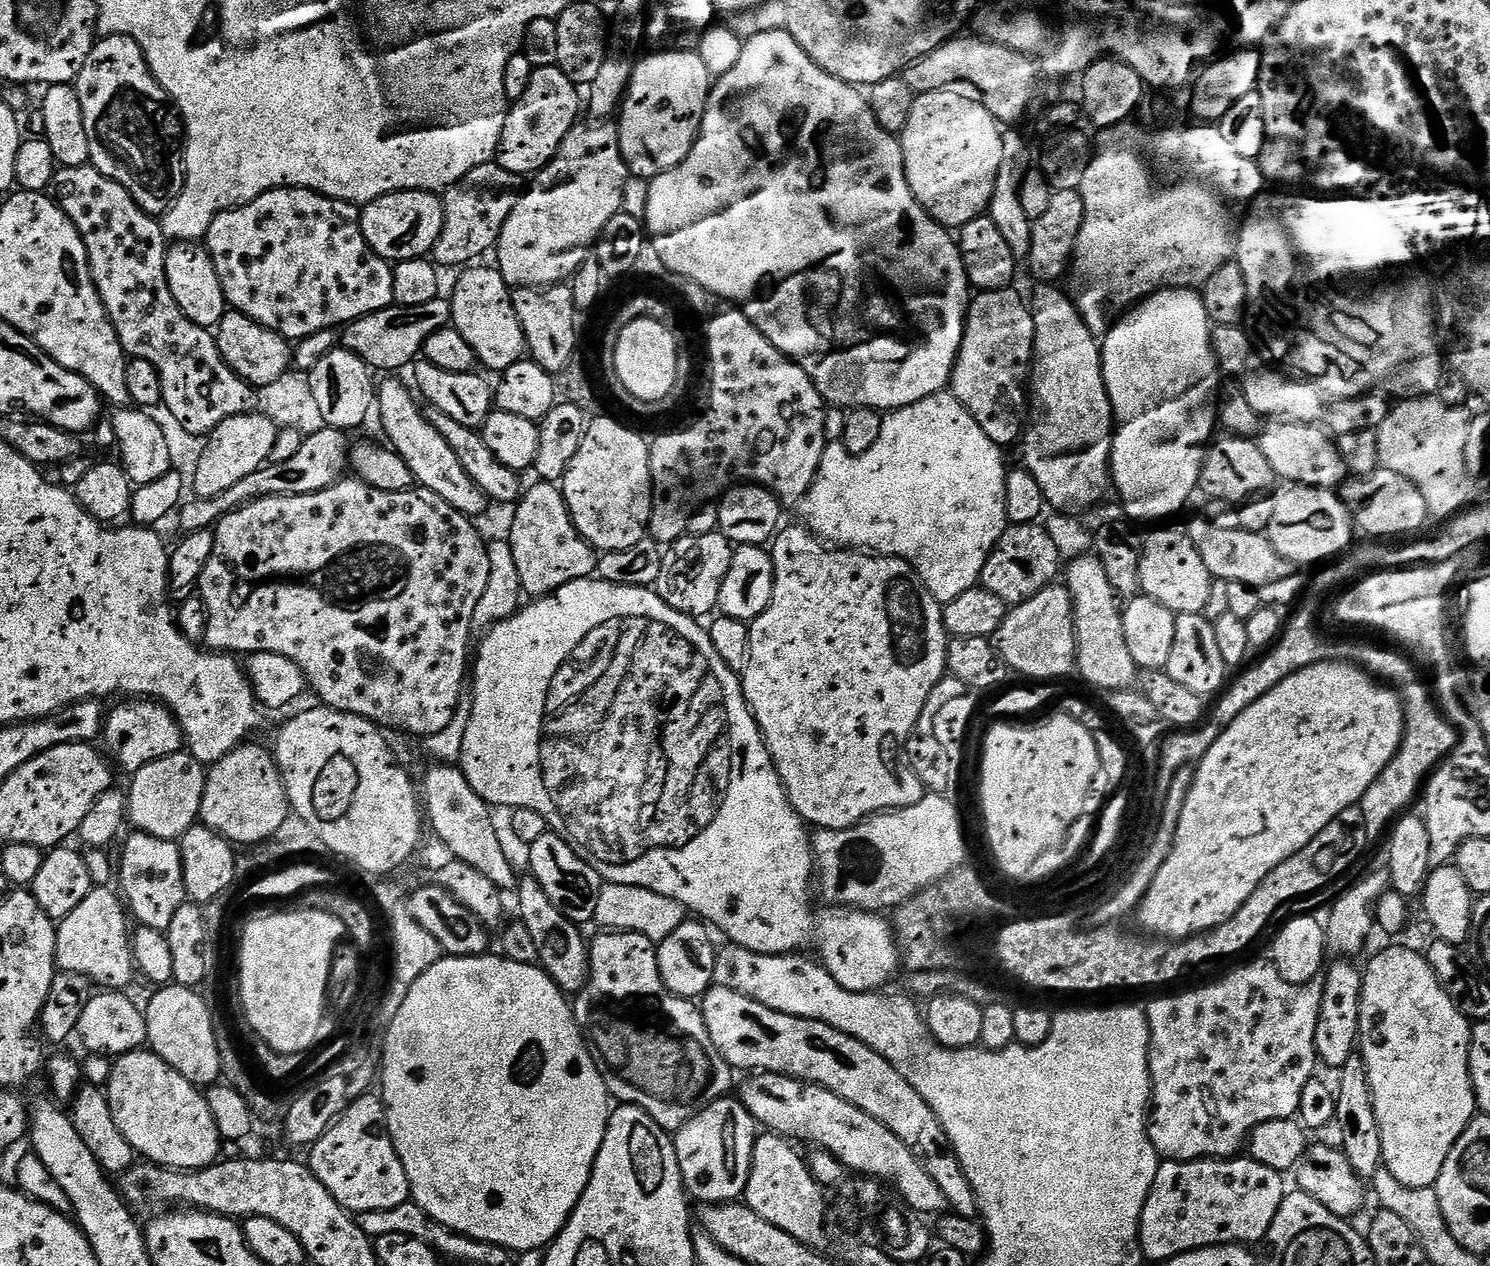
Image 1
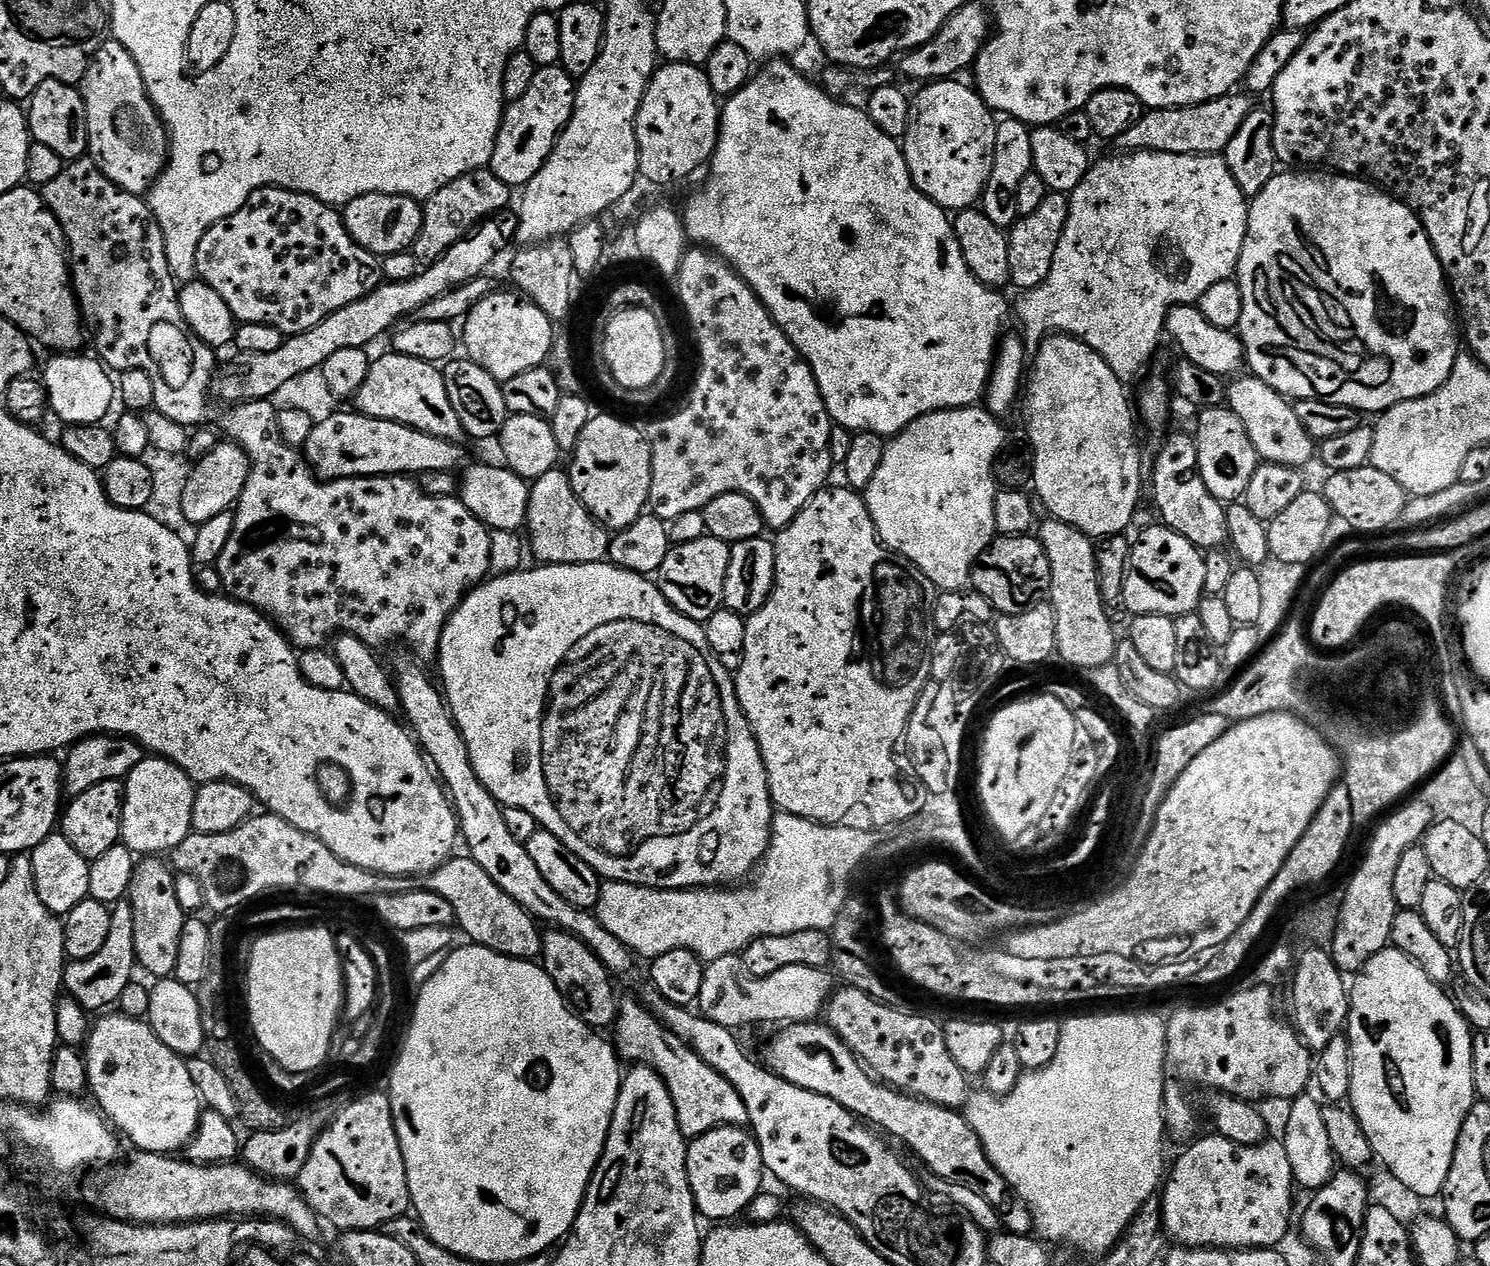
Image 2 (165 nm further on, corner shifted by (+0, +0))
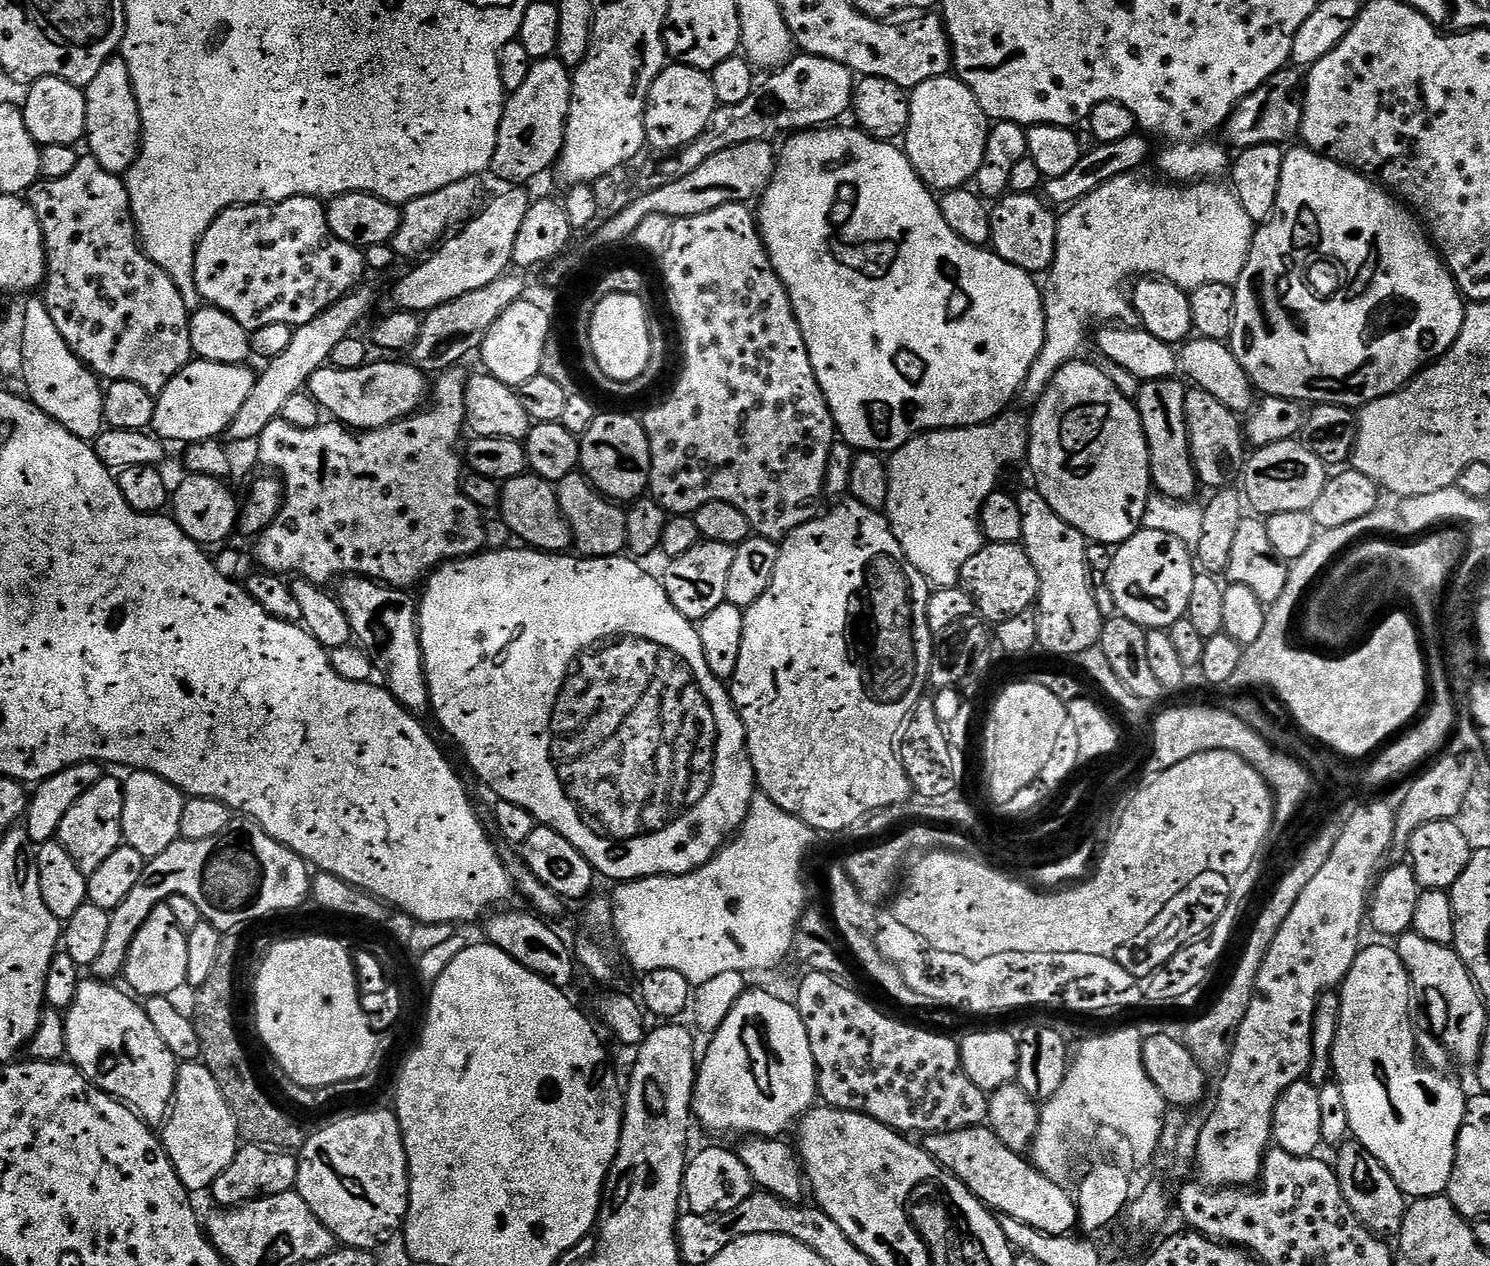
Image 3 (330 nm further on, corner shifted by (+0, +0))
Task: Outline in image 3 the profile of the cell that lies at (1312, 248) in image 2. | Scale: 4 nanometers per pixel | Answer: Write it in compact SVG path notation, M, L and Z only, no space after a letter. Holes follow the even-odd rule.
M1289 147L1282 162L1282 182L1278 186L1276 211L1265 224L1252 233L1252 249L1240 279L1236 281L1236 317L1230 347L1238 358L1242 370L1252 379L1264 396L1281 396L1287 400L1303 402L1308 406L1337 404L1343 408L1359 410L1364 405L1383 396L1399 392L1422 368L1436 363L1454 346L1464 325L1465 297L1456 287L1453 278L1439 252L1436 251L1421 221L1395 195L1389 194L1369 177L1347 168L1344 164L1311 152L1309 148Z

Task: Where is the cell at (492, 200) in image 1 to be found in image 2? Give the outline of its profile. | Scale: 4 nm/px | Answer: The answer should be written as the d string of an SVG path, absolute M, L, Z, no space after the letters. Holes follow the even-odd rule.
M479 168L473 172L454 178L442 190L423 201L424 217L422 230L418 230L418 238L411 246L412 257L417 265L427 266L438 262L459 240L463 240L477 226L495 217L512 200L513 189L502 178L498 178L488 168Z

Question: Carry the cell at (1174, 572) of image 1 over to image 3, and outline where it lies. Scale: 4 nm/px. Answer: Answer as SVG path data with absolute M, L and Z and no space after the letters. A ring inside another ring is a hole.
M1141 527L1139 532L1124 541L1111 553L1112 568L1108 571L1108 585L1114 594L1117 613L1130 622L1138 622L1149 630L1166 630L1174 622L1185 619L1190 606L1190 589L1194 587L1194 578L1198 574L1194 567L1194 556L1188 547L1178 538L1161 531Z

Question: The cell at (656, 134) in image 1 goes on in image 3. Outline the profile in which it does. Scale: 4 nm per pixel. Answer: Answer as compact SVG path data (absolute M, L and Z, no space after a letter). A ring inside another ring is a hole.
M669 63L654 78L648 95L648 105L644 111L644 134L649 145L652 144L660 154L671 154L684 148L710 122L718 105L711 75L700 68L691 68L685 64Z

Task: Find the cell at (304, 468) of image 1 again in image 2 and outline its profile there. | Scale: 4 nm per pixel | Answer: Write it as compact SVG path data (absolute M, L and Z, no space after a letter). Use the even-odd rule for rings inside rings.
M337 410L330 418L326 418L326 422L313 424L302 455L313 473L327 482L363 476L416 478L421 472L456 472L465 463L464 450L464 444L455 444L446 438L434 438L434 434L414 430L402 422L366 416L355 410Z

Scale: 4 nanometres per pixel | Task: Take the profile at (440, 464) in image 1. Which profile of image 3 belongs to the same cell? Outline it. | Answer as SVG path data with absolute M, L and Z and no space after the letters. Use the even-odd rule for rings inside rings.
M525 474L505 480L500 494L499 515L521 545L538 552L564 554L573 547L572 531L558 506L556 490L551 480L543 480L535 474Z

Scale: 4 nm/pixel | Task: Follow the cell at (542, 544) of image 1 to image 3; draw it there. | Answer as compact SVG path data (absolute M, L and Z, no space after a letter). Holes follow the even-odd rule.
M577 470L566 478L562 478L555 485L558 506L562 506L562 514L572 531L572 543L575 551L584 558L606 558L607 556L619 556L627 549L626 520L627 511L619 503L613 502L596 490L583 471Z

